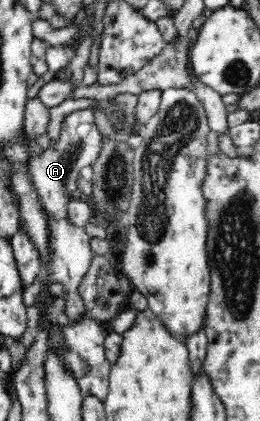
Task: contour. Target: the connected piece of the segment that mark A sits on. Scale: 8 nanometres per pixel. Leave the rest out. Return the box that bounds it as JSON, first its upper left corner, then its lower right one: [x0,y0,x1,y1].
[23,109,104,321]

